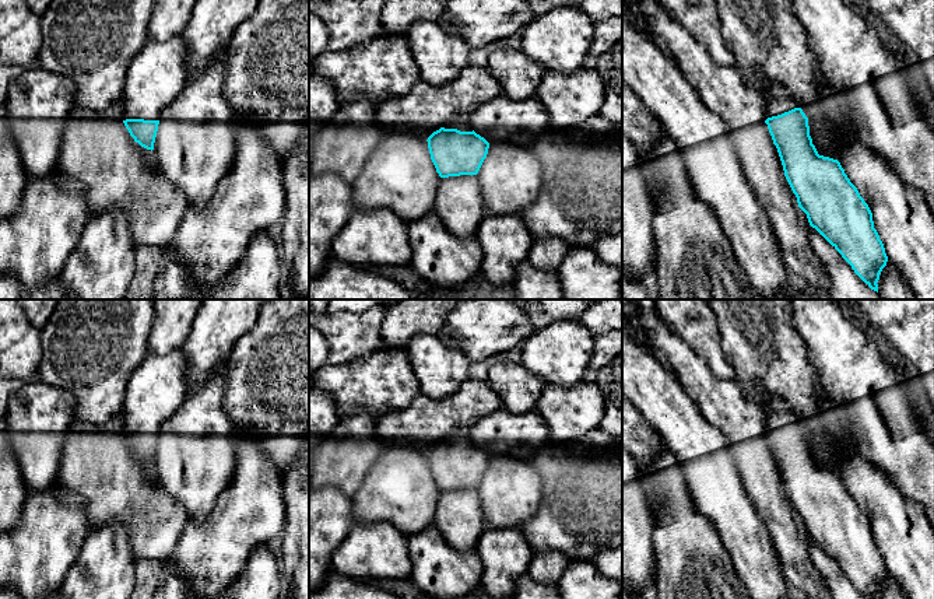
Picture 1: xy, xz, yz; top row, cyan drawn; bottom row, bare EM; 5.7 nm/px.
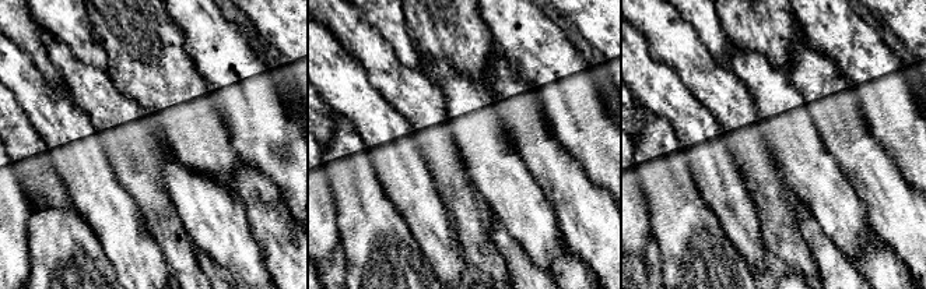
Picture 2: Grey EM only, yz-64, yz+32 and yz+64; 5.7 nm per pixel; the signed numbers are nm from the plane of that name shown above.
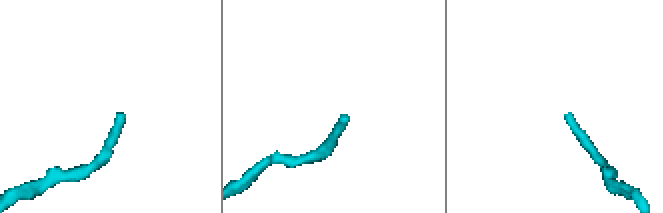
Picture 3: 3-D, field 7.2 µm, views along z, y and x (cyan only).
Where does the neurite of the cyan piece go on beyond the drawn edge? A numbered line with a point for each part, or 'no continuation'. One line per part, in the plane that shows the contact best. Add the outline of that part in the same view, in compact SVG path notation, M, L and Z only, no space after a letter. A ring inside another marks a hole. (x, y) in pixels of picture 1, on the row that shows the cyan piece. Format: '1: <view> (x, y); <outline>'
1: xy (157, 74); M183 35L168 41L148 36L126 73L122 95L126 118L159 120L164 109L186 85L187 57Z

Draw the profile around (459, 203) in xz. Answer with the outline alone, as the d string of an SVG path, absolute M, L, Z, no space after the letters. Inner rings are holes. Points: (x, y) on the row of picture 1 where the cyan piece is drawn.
M477 175L442 178L433 211L456 237L475 235L481 220L487 216Z

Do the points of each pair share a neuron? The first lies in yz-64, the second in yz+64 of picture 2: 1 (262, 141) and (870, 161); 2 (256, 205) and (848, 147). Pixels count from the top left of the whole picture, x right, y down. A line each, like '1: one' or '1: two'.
1: two
2: one

